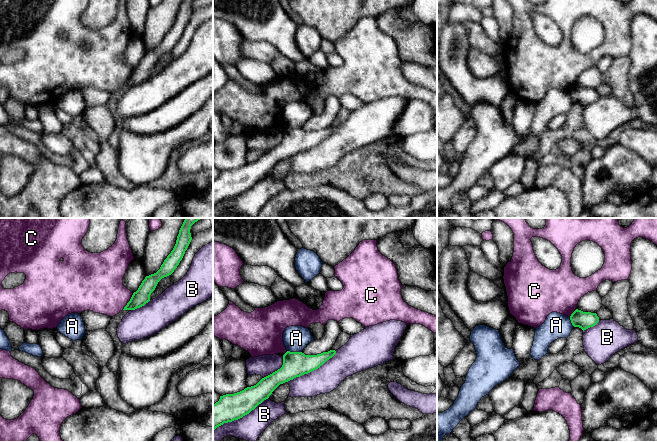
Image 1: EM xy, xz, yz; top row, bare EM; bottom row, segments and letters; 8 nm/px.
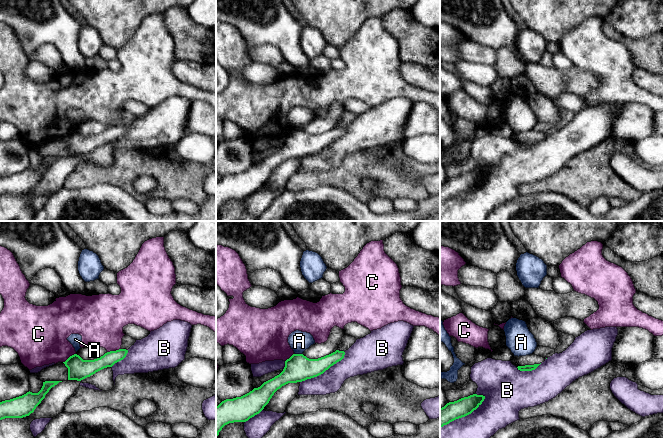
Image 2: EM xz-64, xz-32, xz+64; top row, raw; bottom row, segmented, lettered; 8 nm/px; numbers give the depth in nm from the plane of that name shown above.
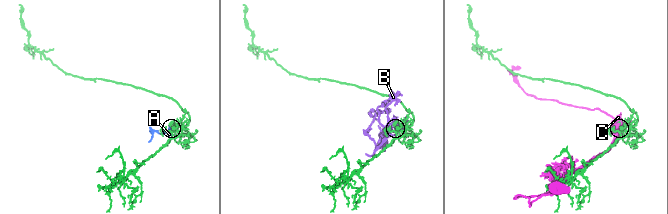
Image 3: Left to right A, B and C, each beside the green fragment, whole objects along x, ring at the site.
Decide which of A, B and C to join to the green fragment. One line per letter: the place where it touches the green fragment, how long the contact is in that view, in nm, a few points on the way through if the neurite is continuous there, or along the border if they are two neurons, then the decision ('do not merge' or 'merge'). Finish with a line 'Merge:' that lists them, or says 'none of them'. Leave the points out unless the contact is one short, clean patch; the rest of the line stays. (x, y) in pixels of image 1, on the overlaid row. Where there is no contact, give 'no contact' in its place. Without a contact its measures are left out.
A: contact xz (294, 352); length 120 nm; border xz (287, 350), (301, 352); do not merge
B: contact xz (240, 417); length 550 nm; do not merge
C: contact xy (129, 301); length 160 nm; do not merge
Merge: none of them

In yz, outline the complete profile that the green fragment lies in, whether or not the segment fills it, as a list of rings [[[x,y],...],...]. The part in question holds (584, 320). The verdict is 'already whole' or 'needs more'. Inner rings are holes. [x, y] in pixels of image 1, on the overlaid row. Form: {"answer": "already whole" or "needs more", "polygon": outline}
{"answer": "already whole", "polygon": [[[576,309],[570,316],[571,323],[574,327],[579,327],[583,331],[595,326],[599,322],[599,317],[596,313],[583,312]]]}

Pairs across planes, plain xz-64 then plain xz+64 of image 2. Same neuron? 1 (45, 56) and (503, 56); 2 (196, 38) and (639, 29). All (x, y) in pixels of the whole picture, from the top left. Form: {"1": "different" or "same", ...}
{"1": "different", "2": "different"}

